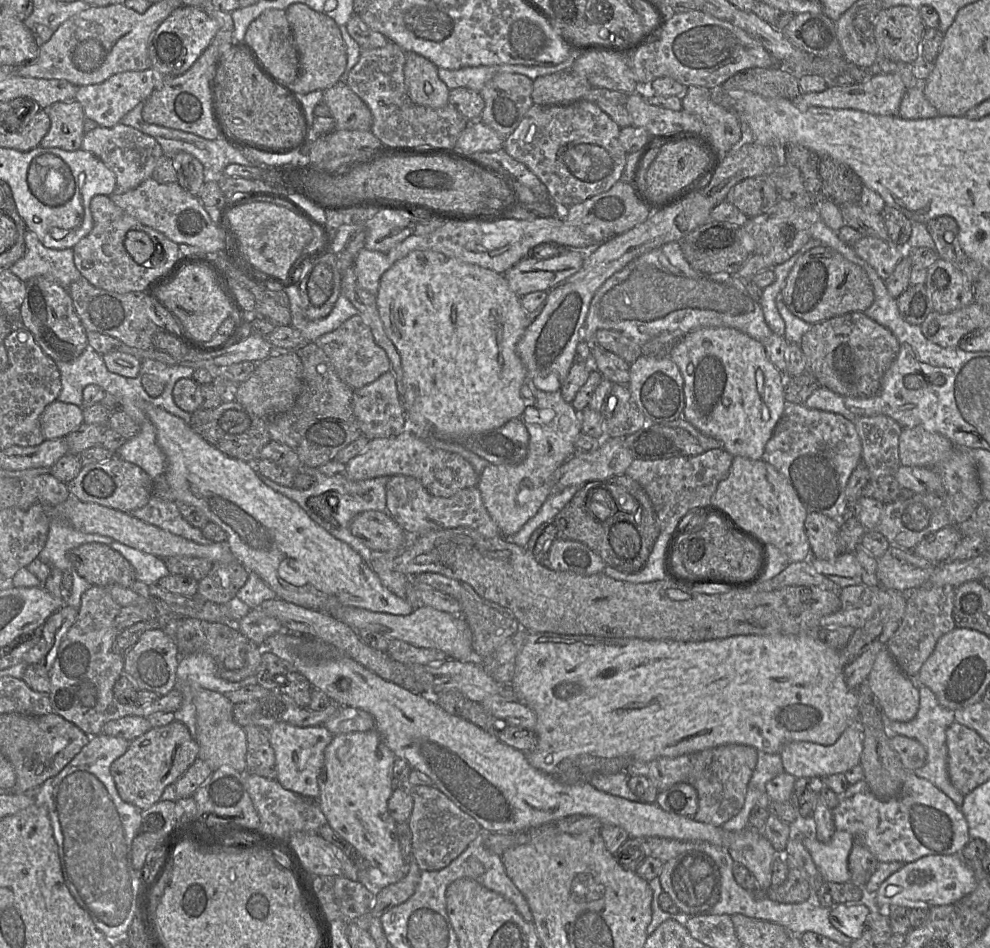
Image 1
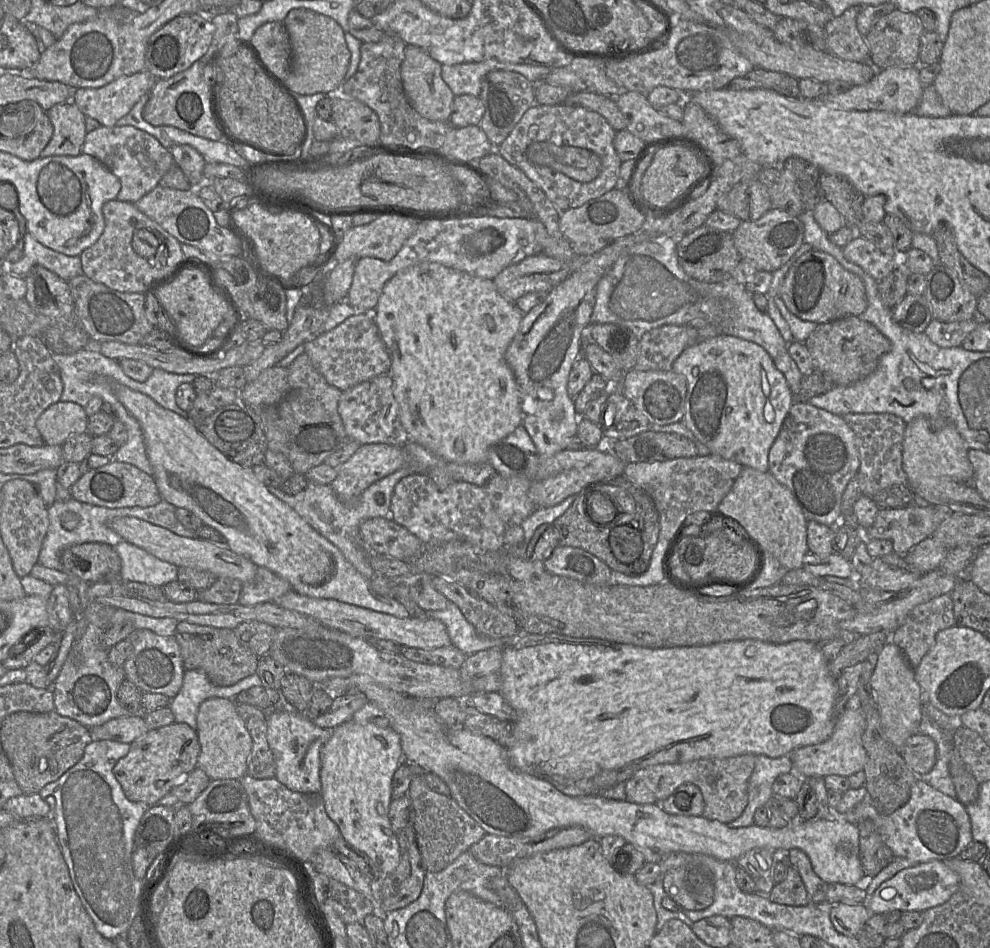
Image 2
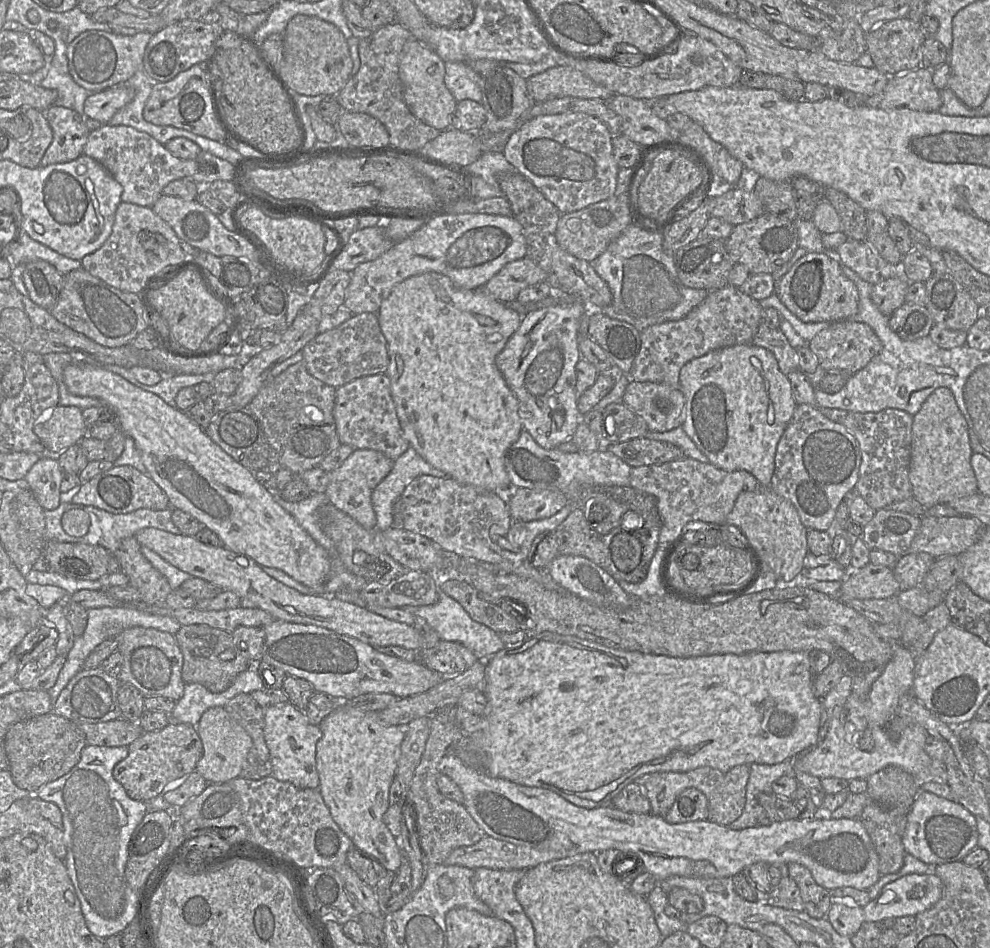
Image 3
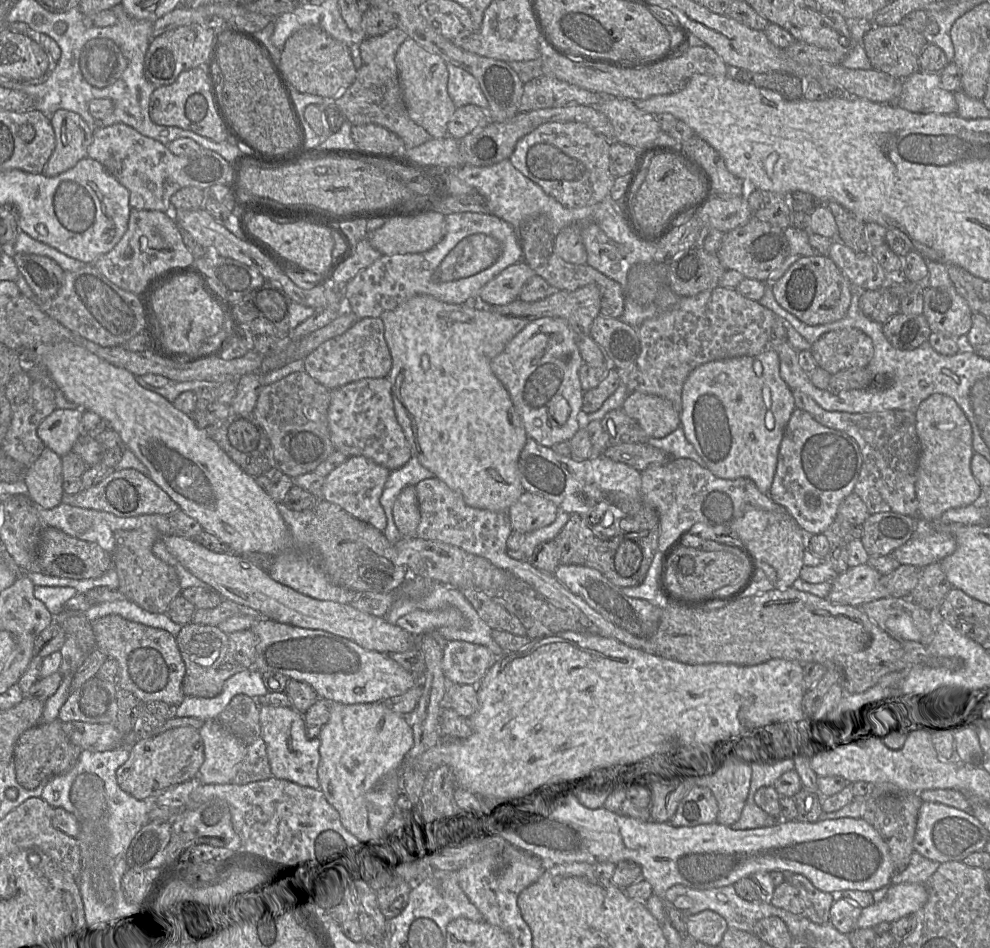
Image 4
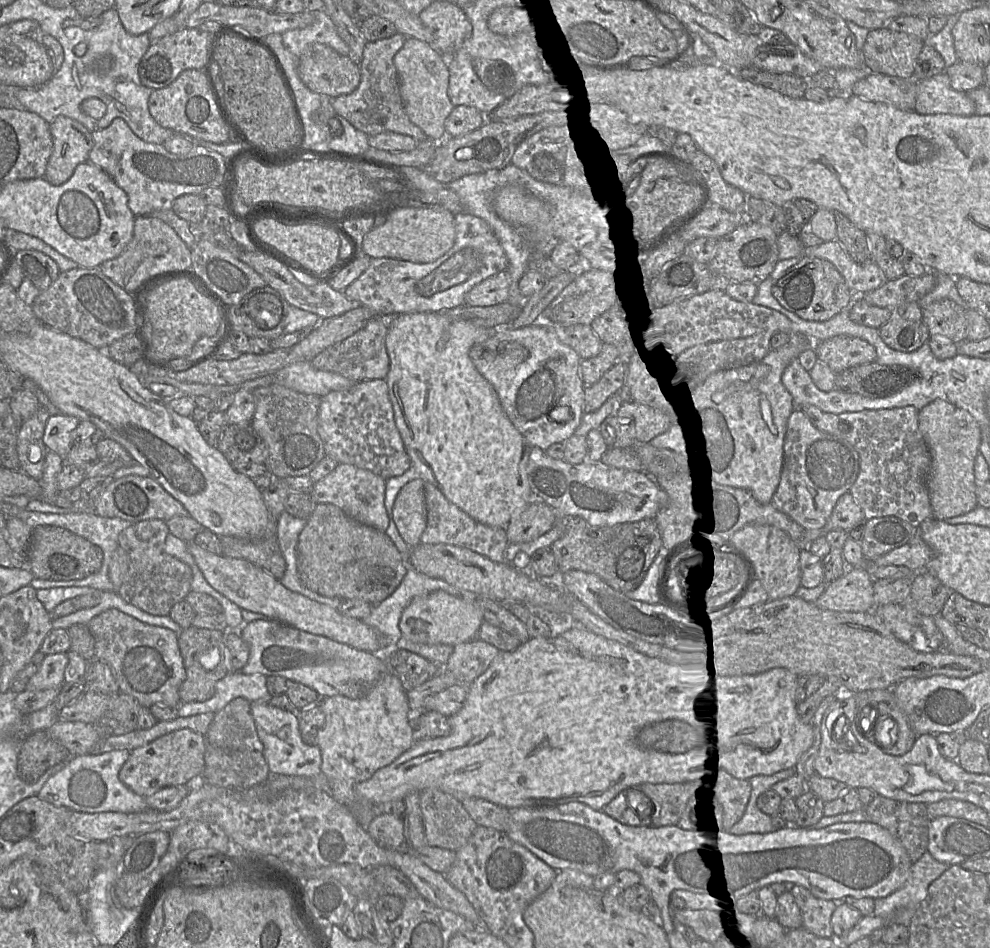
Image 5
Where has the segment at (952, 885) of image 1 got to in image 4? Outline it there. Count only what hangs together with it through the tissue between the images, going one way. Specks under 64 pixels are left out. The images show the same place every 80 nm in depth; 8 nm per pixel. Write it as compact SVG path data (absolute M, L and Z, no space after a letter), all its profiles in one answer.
M900 883L888 886L887 894L880 902L862 909L856 929L873 928L882 922L892 923L902 917L912 916L928 900L925 884Z

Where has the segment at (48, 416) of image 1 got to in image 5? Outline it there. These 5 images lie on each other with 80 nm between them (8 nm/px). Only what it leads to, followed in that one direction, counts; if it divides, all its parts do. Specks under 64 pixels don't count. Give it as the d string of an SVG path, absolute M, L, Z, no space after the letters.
M58 413L50 415L45 426L43 442L47 449L64 458L73 443L73 432L80 420L74 416Z

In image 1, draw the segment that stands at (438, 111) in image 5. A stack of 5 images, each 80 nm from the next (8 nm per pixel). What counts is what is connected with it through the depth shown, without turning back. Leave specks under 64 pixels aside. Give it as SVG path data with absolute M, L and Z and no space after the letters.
M407 52L404 77L411 100L421 106L440 108L449 103L450 89L440 79L438 67L415 52Z

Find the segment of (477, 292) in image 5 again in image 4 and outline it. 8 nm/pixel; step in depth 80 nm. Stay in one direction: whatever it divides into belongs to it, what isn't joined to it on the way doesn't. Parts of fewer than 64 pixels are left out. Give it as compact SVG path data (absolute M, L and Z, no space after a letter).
M525 261L513 264L487 282L479 291L477 301L481 306L501 306L519 297L525 283L535 272Z

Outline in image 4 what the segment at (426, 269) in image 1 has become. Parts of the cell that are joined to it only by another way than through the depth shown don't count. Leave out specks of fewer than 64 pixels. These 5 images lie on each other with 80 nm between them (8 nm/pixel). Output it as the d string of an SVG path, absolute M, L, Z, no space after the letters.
M417 295L394 310L384 312L380 318L384 324L384 337L392 359L387 379L391 384L394 413L411 448L411 456L416 457L422 466L434 474L435 478L443 481L452 490L459 492L468 506L493 512L507 512L510 506L525 492L520 481L518 460L528 440L528 435L508 391L492 372L490 362L504 350L509 341L529 323L529 320L504 316L492 311L489 307L481 306L477 300L464 304L448 304L430 295Z

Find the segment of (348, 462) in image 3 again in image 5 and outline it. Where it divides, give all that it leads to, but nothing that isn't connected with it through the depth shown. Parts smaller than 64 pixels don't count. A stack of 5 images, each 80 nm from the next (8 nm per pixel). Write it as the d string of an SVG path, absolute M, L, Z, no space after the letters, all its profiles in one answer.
M338 464L327 476L314 483L309 493L315 504L333 504L350 518L385 532L389 526L389 518L384 505L385 482L384 478L369 470L351 464Z

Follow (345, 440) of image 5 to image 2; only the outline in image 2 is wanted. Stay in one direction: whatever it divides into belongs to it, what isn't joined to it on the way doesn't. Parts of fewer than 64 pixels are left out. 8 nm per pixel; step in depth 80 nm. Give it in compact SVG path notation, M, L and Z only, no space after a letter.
M389 372L342 391L338 412L348 437L361 445L383 443L403 447L409 441L400 420L400 409L393 394L393 379Z

